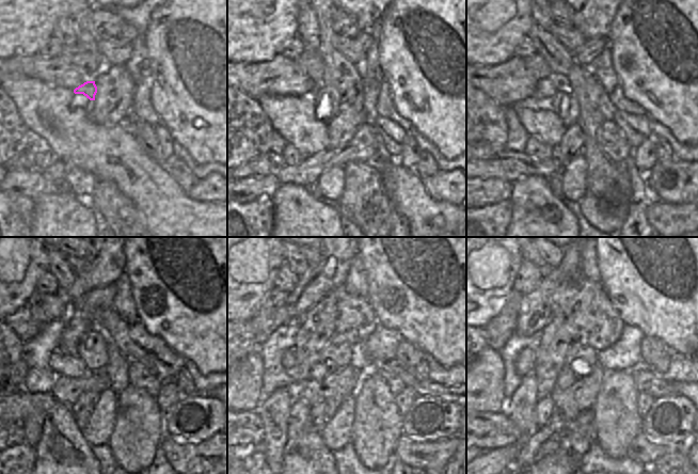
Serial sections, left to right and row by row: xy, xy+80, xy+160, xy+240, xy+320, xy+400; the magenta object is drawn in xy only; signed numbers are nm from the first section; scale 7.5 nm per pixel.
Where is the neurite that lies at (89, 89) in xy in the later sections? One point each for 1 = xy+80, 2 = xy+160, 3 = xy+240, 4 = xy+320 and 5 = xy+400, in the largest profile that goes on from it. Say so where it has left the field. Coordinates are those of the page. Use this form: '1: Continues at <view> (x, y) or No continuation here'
1: Continues at xy+80 (319, 90)
2: Continues at xy+160 (565, 105)
3: Continues at xy+240 (93, 350)
4: Continues at xy+320 (338, 352)
5: Continues at xy+400 (580, 358)

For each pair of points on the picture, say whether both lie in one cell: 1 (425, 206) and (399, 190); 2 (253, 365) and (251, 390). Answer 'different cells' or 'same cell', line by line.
1: same cell
2: same cell

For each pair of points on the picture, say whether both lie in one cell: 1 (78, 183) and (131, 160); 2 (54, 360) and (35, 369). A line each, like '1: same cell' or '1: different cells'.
1: different cells
2: different cells

